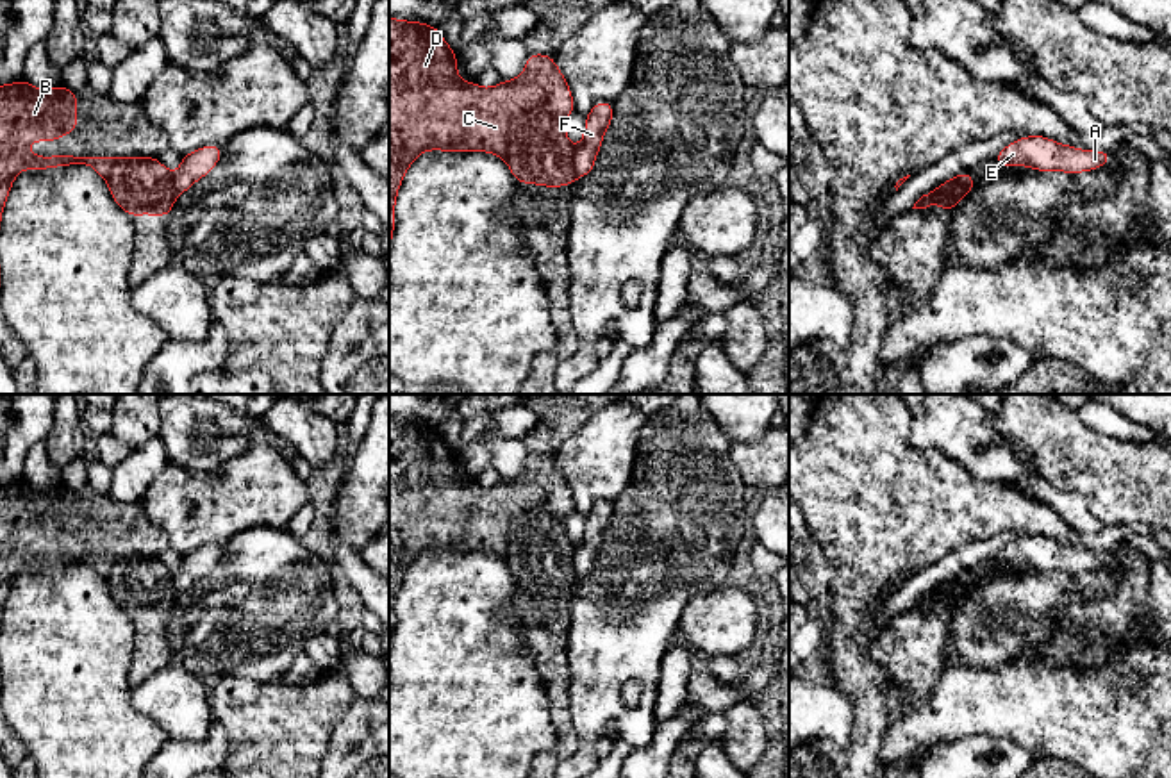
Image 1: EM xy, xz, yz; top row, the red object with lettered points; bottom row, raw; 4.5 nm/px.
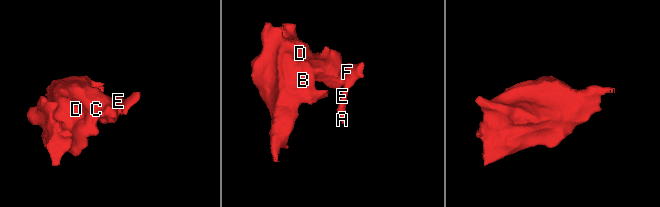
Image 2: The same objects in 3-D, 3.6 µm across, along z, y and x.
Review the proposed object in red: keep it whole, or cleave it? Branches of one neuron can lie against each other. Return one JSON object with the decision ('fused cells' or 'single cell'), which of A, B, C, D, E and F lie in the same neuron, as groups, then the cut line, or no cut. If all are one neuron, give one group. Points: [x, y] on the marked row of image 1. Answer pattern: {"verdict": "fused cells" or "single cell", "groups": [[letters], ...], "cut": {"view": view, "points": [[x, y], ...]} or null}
{"verdict": "fused cells", "groups": [["A", "E", "F"], ["B", "C", "D"]], "cut": {"view": "xz", "points": [[573, 150], [573, 170], [579, 175]]}}

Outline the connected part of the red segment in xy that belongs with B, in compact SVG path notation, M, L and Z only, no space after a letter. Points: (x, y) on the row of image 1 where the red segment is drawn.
M25 79L9 86L0 86L0 219L7 202L14 177L21 170L54 170L70 164L86 164L98 171L109 189L112 200L127 212L127 216L152 214L170 216L175 203L173 175L157 157L73 157L52 155L39 157L23 148L29 141L55 141L64 134L77 130L77 93L66 86L52 89L36 89Z

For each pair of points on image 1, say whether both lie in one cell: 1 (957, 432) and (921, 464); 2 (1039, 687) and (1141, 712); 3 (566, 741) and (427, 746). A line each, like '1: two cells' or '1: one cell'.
1: two cells
2: one cell
3: two cells

